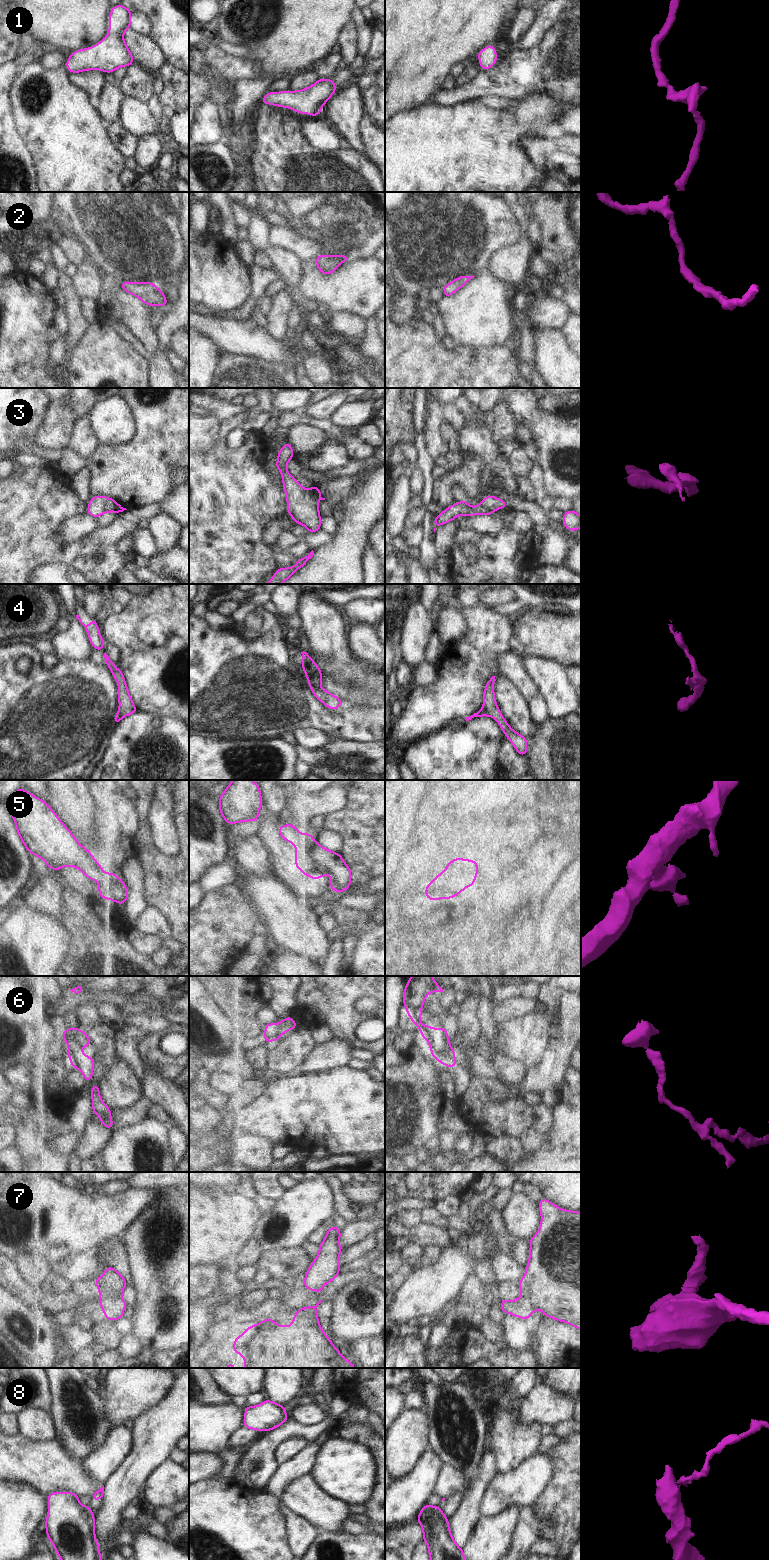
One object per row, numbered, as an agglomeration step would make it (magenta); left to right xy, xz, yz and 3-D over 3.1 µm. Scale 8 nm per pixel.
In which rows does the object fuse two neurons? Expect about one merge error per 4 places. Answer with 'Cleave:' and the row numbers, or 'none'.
Cleave: 7, 8

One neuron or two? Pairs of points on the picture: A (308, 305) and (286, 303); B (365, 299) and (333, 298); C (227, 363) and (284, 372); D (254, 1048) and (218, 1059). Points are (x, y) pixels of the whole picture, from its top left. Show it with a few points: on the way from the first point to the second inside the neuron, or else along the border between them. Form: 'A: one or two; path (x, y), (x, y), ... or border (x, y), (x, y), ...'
A: two; border (288, 293), (295, 304)
B: one; path (357, 298), (341, 298)
C: one; path (241, 372), (270, 372)
D: one; path (245, 1057), (243, 1059), (227, 1059)

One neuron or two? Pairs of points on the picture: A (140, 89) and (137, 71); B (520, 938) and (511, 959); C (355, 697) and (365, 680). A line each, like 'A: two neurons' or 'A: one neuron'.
A: one neuron
B: one neuron
C: two neurons

